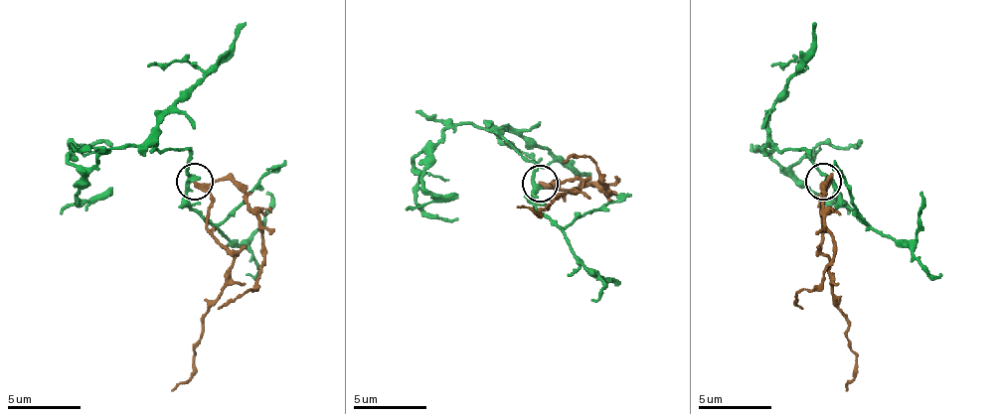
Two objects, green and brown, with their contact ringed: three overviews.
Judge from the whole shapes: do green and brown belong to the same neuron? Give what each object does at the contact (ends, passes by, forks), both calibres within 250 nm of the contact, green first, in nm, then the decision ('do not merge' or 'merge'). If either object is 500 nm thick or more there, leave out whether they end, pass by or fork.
green passes by; brown passes by; 280 nm thick on the green side, 260 nm on the other; merge

